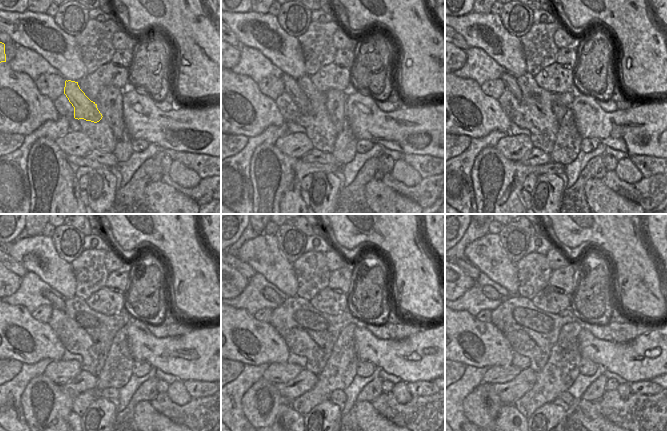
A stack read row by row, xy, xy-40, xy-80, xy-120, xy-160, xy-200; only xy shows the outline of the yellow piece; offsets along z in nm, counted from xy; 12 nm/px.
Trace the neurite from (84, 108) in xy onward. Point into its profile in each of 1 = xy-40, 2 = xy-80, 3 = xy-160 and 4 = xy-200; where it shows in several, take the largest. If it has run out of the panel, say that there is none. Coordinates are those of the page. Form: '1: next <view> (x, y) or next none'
1: next xy-40 (292, 87)
2: next xy-80 (509, 80)
3: next xy-160 (268, 293)
4: next xy-200 (490, 292)

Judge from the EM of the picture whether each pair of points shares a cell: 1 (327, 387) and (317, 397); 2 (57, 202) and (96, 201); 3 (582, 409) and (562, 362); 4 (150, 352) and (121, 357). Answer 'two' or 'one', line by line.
1: one
2: two
3: two
4: two

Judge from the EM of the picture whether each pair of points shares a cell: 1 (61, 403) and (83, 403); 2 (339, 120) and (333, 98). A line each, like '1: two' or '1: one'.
1: two
2: one

